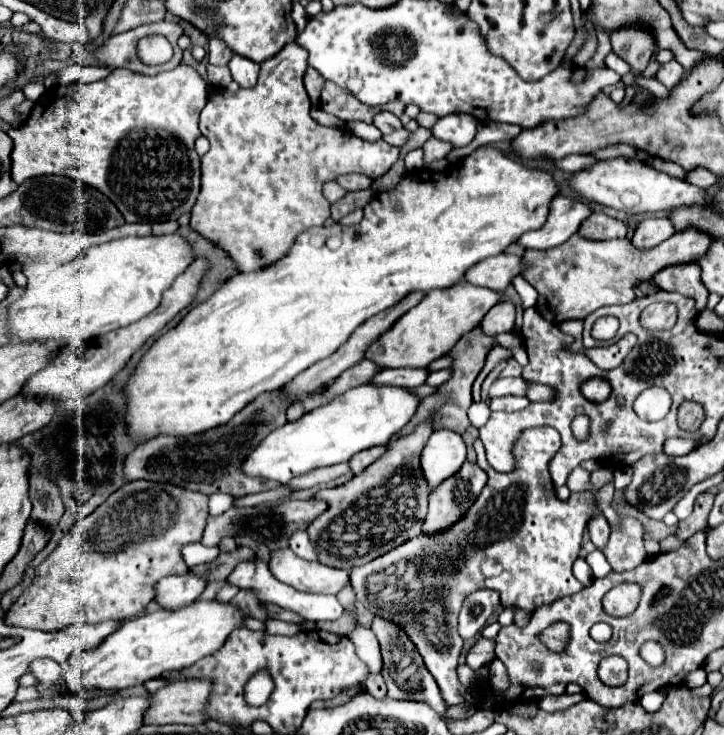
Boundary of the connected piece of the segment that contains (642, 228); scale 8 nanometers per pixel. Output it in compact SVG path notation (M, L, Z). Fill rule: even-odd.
M647 218L643 220L633 238L631 244L637 250L649 250L655 248L659 242L663 242L674 234L674 226L668 218Z

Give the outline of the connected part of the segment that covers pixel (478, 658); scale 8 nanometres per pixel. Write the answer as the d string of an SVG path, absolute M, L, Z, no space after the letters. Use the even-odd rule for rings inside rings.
M479 636L479 640L475 642L475 646L467 654L467 666L471 670L479 670L483 664L491 662L493 658L495 658L495 642Z

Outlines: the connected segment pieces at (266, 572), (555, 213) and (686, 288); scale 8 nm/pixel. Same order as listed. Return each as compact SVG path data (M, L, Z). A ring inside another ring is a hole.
M255 558L255 560L249 560L249 562L241 562L229 576L227 576L227 582L237 586L239 590L247 590L247 592L253 592L261 602L273 602L285 610L291 610L299 616L303 616L305 620L309 622L319 622L319 620L337 620L341 614L343 614L343 606L339 604L339 600L335 596L329 596L329 594L311 594L311 592L301 592L301 590L295 590L293 586L285 584L285 582L279 582L271 570L267 568L267 562Z
M555 196L549 204L547 222L543 224L543 228L523 234L517 240L517 244L533 250L555 248L563 244L569 236L573 236L581 226L583 218L587 218L589 214L591 208L583 200L569 196Z
M695 262L675 264L659 270L655 274L655 284L667 292L679 292L685 296L693 296L695 308L701 314L707 306L707 290L701 284L701 270Z

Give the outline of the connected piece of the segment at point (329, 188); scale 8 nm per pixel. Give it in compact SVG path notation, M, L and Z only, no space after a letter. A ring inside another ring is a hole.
M327 182L327 186L323 186L323 192L329 198L329 202L337 202L339 198L343 198L347 194L347 190L343 186L339 186L337 182Z

